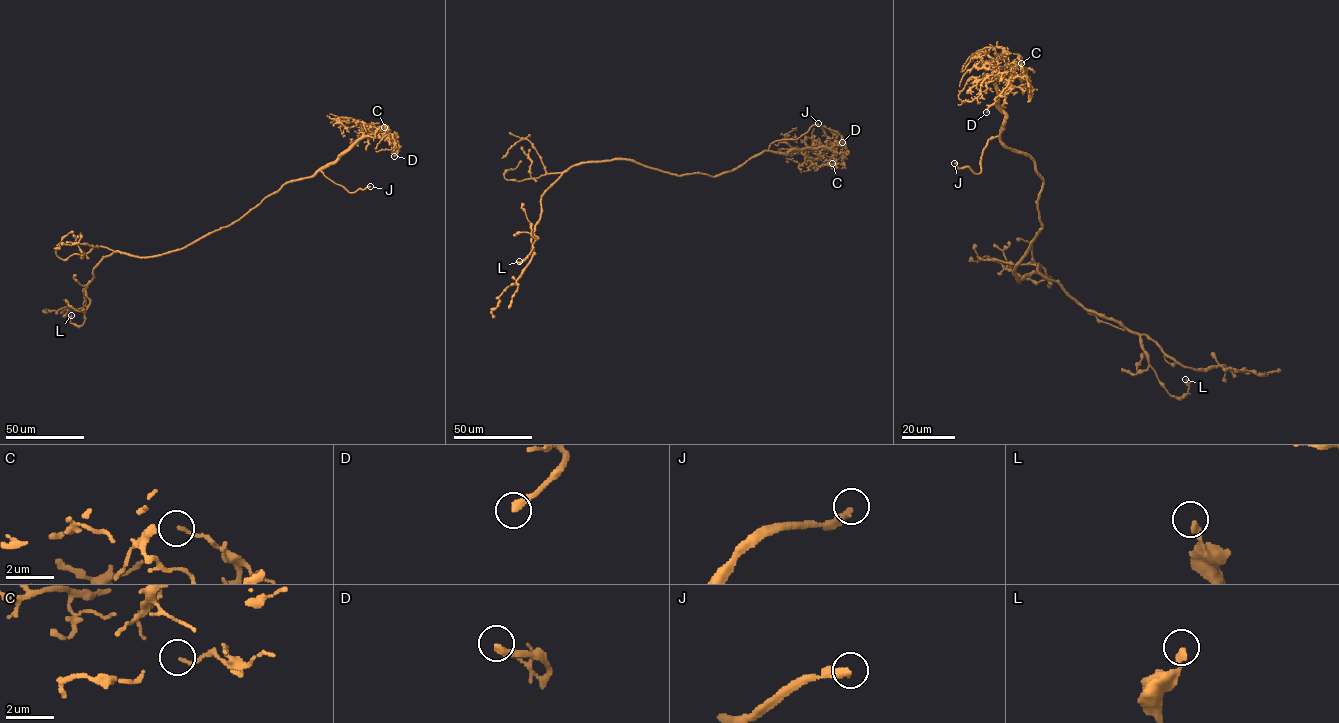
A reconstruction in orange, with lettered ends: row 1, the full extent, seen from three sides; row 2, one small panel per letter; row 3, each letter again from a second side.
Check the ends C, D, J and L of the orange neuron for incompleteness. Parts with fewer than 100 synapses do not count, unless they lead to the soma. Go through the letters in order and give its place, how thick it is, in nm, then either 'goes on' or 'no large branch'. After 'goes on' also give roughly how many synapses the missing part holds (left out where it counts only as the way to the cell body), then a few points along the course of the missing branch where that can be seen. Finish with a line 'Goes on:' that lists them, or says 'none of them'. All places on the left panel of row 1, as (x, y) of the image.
C: (384, 127) | 120 nm | no large branch
D: (394, 156) | 320 nm | no large branch
J: (370, 186) | 300 nm | goes on
L: (71, 315) | 200 nm | no large branch
Goes on: J

